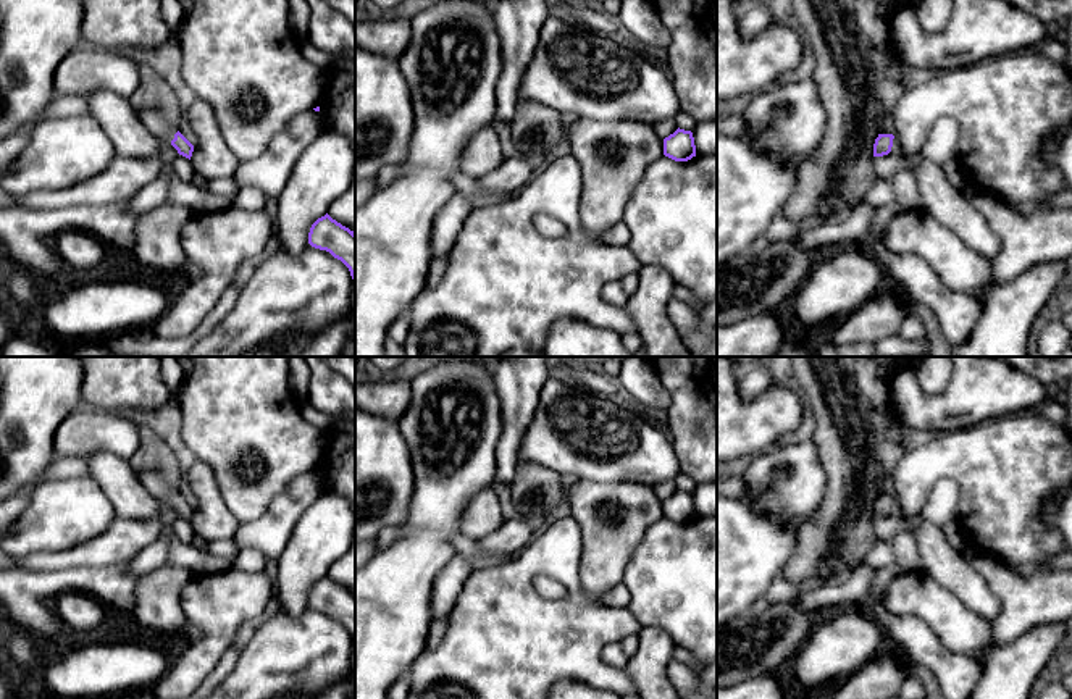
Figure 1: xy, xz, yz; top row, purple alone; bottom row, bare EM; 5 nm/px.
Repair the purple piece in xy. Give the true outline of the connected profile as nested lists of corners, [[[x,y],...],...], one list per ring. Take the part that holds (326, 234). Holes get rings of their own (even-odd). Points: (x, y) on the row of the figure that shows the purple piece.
[[[328,213],[318,218],[308,232],[308,244],[341,260],[355,279],[355,232],[333,220]]]

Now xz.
[[[676,129],[664,139],[664,155],[675,161],[688,161],[696,157],[696,145],[691,131]]]

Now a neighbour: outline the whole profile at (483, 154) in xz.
[[[492,124],[473,132],[460,155],[460,171],[479,179],[504,165],[499,136]]]

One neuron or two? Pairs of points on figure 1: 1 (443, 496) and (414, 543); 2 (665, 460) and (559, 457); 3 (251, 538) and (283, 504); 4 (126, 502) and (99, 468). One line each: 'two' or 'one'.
1: one
2: one
3: one
4: one

